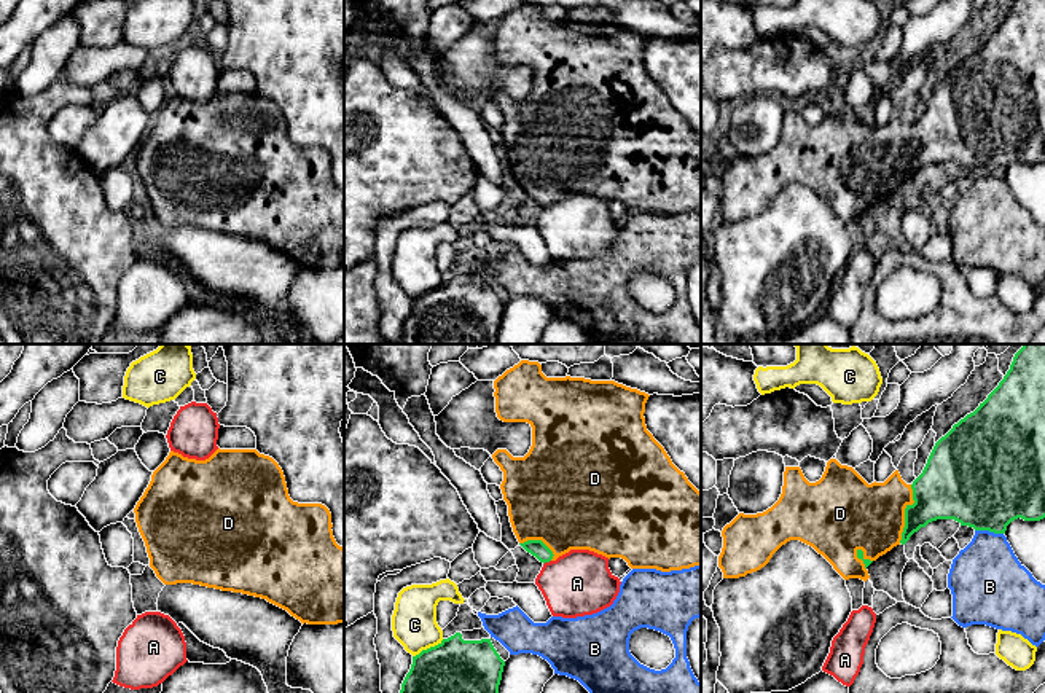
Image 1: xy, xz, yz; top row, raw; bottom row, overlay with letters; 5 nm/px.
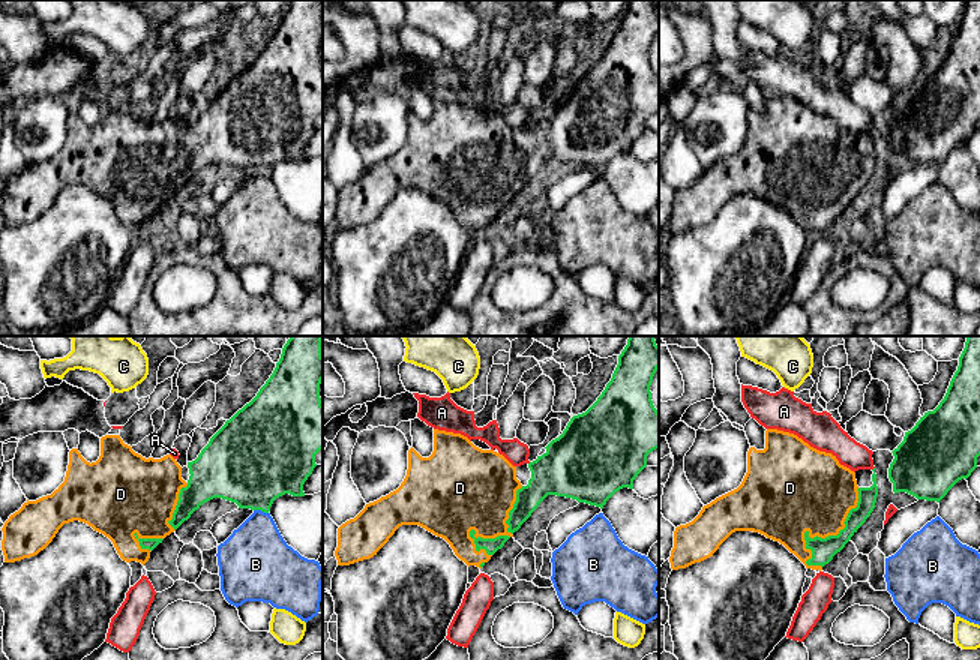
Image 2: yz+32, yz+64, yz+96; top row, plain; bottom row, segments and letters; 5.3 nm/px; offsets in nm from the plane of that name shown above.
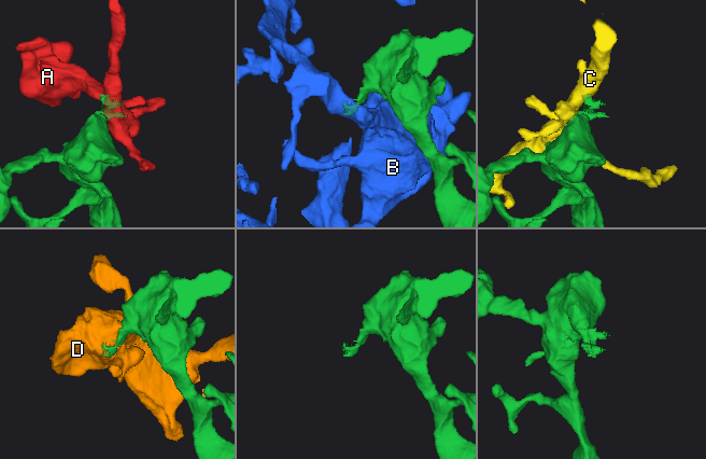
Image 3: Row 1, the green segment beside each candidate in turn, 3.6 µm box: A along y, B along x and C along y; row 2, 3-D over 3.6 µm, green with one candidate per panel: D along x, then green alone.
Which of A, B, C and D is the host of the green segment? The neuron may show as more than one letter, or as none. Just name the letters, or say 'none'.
D

